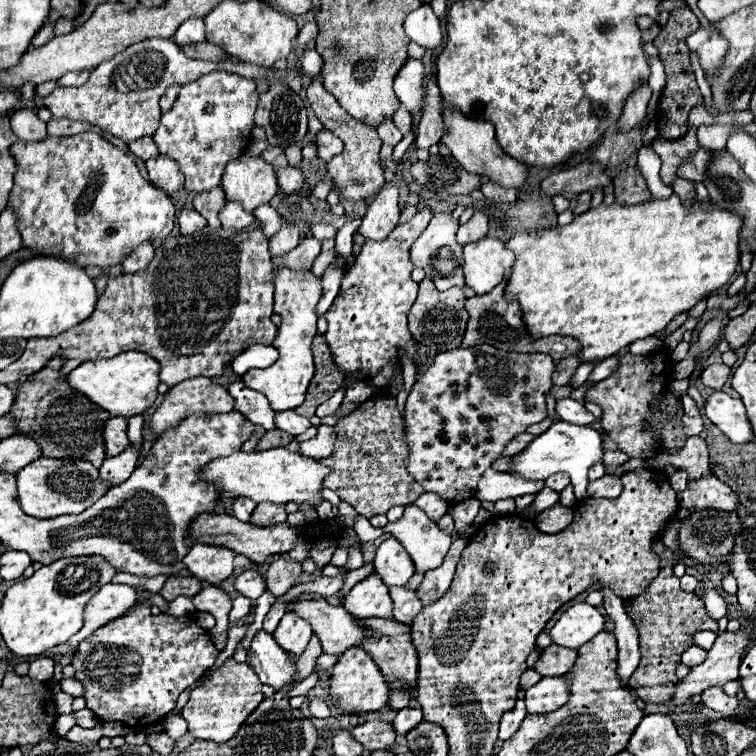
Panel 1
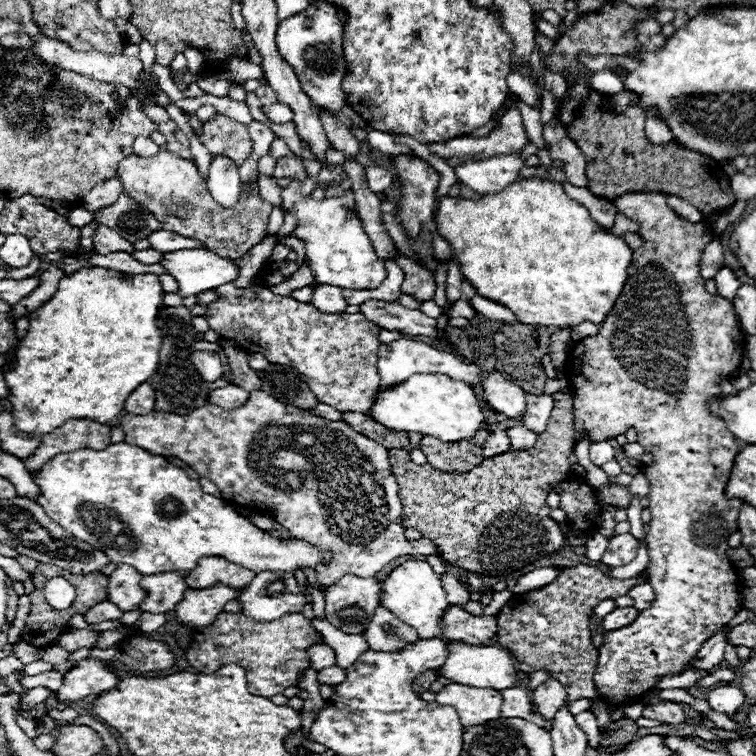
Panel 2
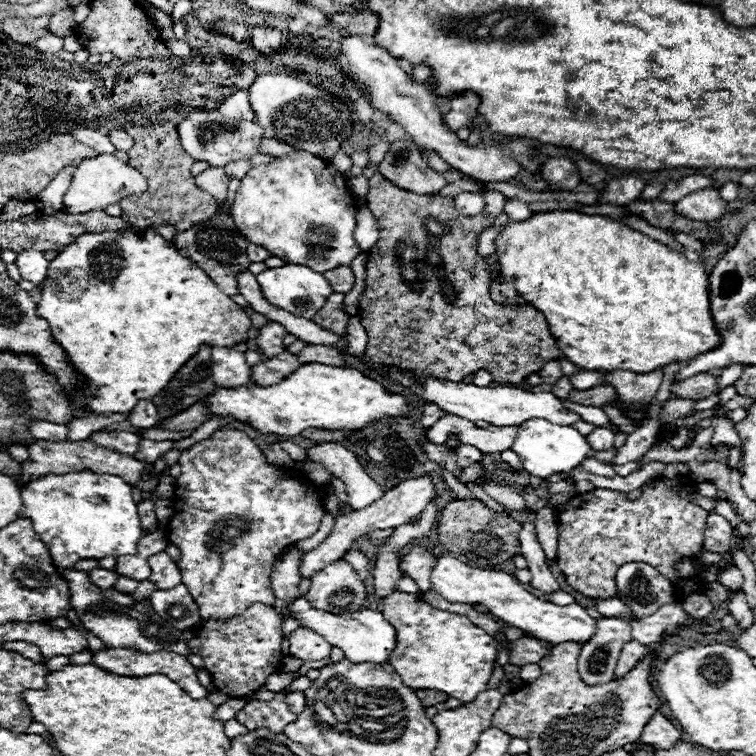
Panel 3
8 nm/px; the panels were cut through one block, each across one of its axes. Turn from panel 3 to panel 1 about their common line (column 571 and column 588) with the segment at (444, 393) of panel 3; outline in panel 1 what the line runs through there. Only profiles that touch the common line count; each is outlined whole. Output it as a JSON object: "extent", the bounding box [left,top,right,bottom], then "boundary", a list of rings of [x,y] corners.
{"extent":[556,398,598,426],"boundary":[[[572,398],[556,400],[556,414],[566,422],[582,422],[582,426],[598,420],[592,412],[588,412],[580,402],[576,402]]]}

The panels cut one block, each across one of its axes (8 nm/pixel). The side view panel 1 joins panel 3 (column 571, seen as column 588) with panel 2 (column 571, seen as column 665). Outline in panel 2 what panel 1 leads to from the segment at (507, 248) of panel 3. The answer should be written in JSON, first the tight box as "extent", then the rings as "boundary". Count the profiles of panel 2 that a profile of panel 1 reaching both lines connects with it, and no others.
{"extent":[436,178,634,330],"boundary":[[[526,178],[526,180],[518,180],[514,184],[510,184],[506,190],[502,190],[500,194],[492,194],[492,196],[482,196],[480,200],[472,202],[472,200],[464,200],[464,198],[450,198],[450,196],[444,196],[438,204],[438,216],[436,216],[436,226],[438,226],[438,232],[450,242],[452,250],[454,250],[454,256],[460,264],[460,272],[466,276],[466,280],[476,288],[476,292],[488,300],[494,300],[502,306],[506,306],[508,310],[514,312],[514,316],[518,318],[518,322],[522,324],[538,324],[538,326],[554,326],[556,330],[560,328],[576,328],[578,324],[582,322],[592,322],[592,324],[602,324],[606,320],[606,316],[610,314],[610,310],[614,308],[624,284],[626,284],[626,278],[628,278],[628,266],[632,262],[632,256],[634,256],[634,250],[618,236],[614,236],[612,232],[600,228],[590,212],[578,204],[576,200],[568,198],[564,188],[556,182],[550,182],[550,180],[540,180],[540,178]]]}

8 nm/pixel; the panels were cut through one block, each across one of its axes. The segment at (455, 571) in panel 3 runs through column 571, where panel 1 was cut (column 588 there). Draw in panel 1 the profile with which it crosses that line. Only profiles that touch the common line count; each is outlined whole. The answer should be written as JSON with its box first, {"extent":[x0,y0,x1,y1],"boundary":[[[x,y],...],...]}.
{"extent":[550,602,606,650],"boundary":[[[580,602],[570,606],[556,626],[550,630],[554,644],[578,650],[582,644],[590,642],[598,632],[602,632],[606,618],[590,604]]]}

